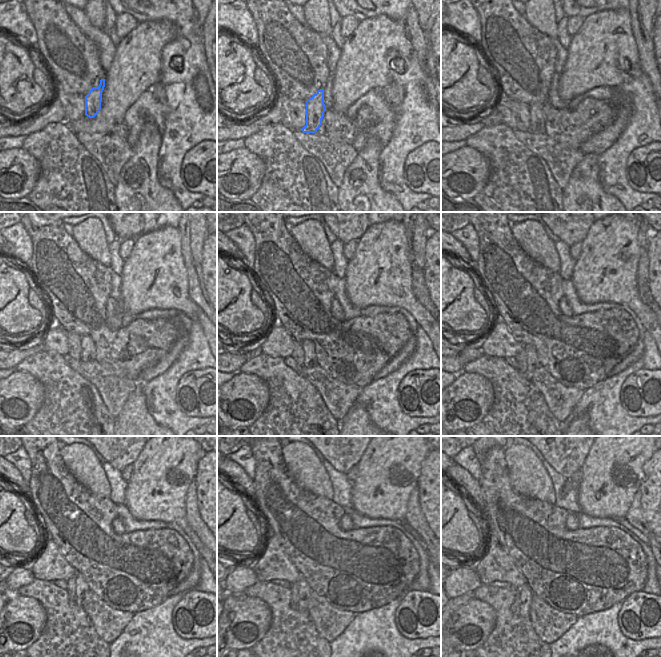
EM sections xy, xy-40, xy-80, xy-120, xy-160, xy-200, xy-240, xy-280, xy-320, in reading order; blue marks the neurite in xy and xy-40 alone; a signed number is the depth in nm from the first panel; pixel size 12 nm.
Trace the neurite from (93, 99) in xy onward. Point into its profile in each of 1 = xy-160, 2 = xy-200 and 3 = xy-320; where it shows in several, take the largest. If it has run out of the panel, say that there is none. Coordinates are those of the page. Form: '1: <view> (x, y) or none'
1: xy-160 (310, 360)
2: xy-200 (531, 355)
3: xy-320 (525, 591)

